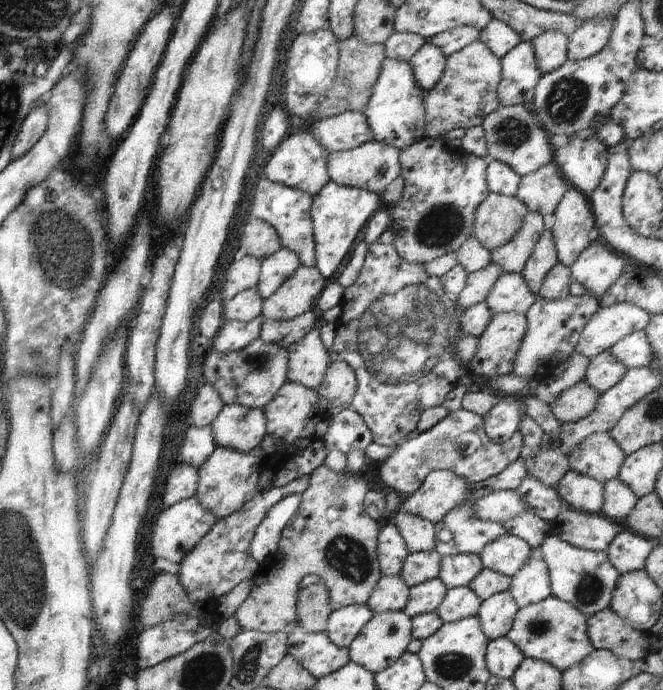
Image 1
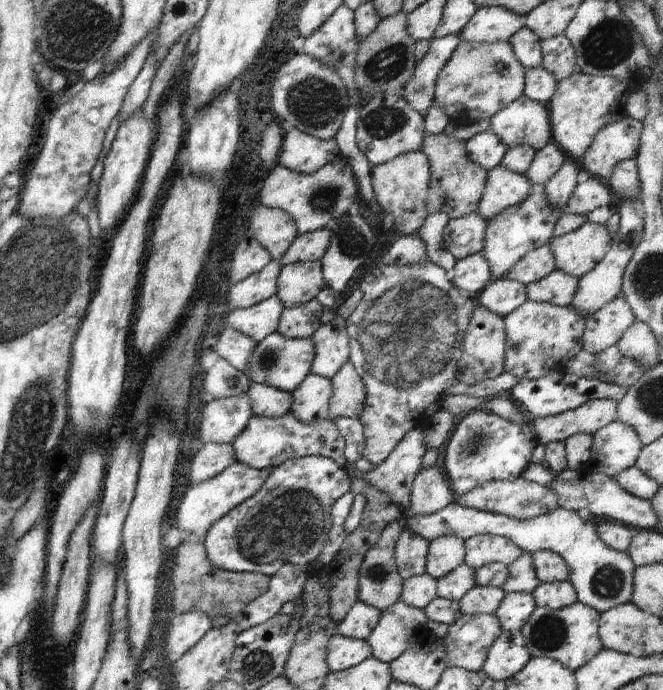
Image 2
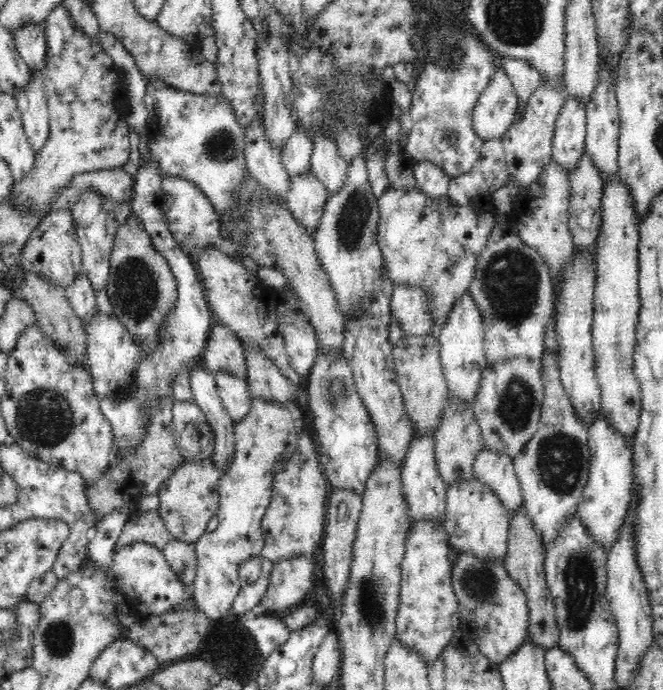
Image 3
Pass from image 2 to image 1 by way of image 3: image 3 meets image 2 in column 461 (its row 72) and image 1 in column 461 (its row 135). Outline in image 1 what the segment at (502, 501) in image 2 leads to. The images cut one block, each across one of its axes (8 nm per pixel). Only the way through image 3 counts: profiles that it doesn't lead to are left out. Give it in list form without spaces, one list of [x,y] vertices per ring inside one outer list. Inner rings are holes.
[[[434,471],[426,475],[422,486],[400,504],[402,512],[437,523],[456,506],[466,501],[467,482],[450,471]]]

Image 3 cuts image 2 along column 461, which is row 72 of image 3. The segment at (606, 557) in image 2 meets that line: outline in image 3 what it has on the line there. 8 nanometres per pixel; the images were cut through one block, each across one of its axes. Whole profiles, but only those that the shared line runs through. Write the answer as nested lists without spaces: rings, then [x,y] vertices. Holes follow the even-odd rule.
[[[505,57],[498,62],[499,66],[504,68],[518,95],[520,106],[518,106],[518,112],[516,112],[516,119],[512,122],[514,124],[520,120],[531,94],[541,86],[543,79],[540,72],[526,60]]]

